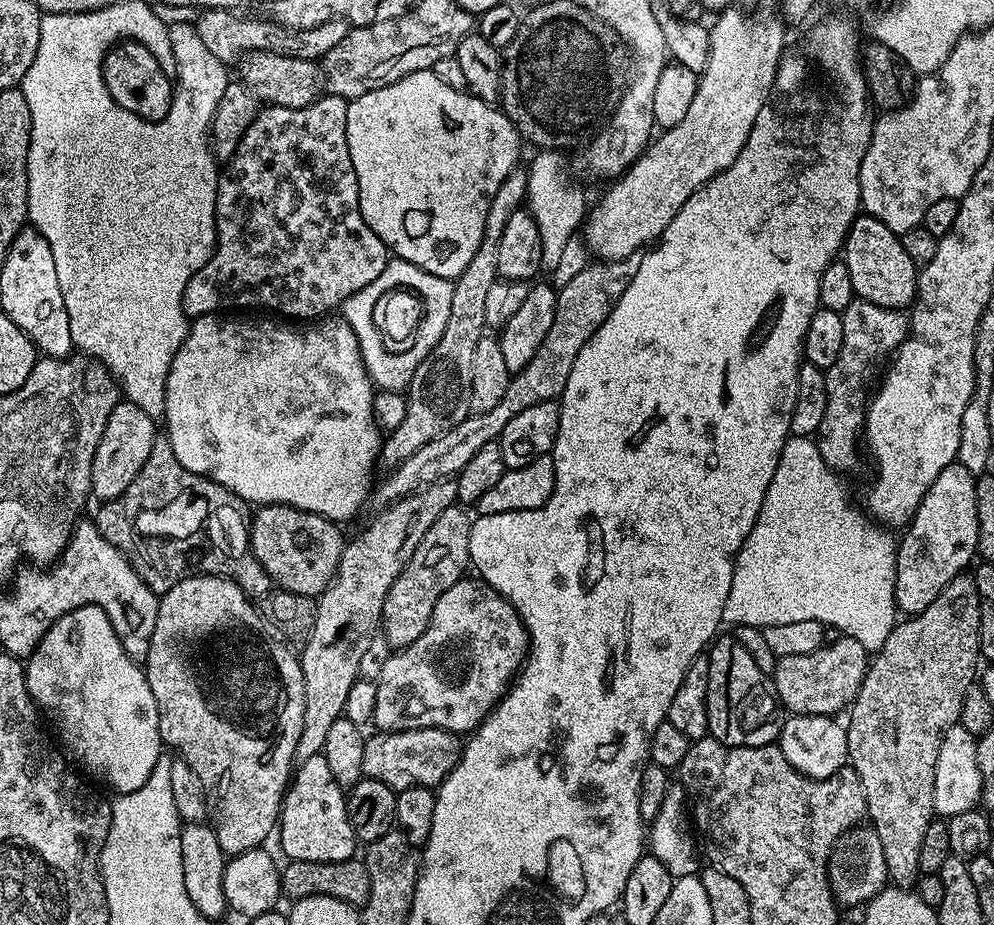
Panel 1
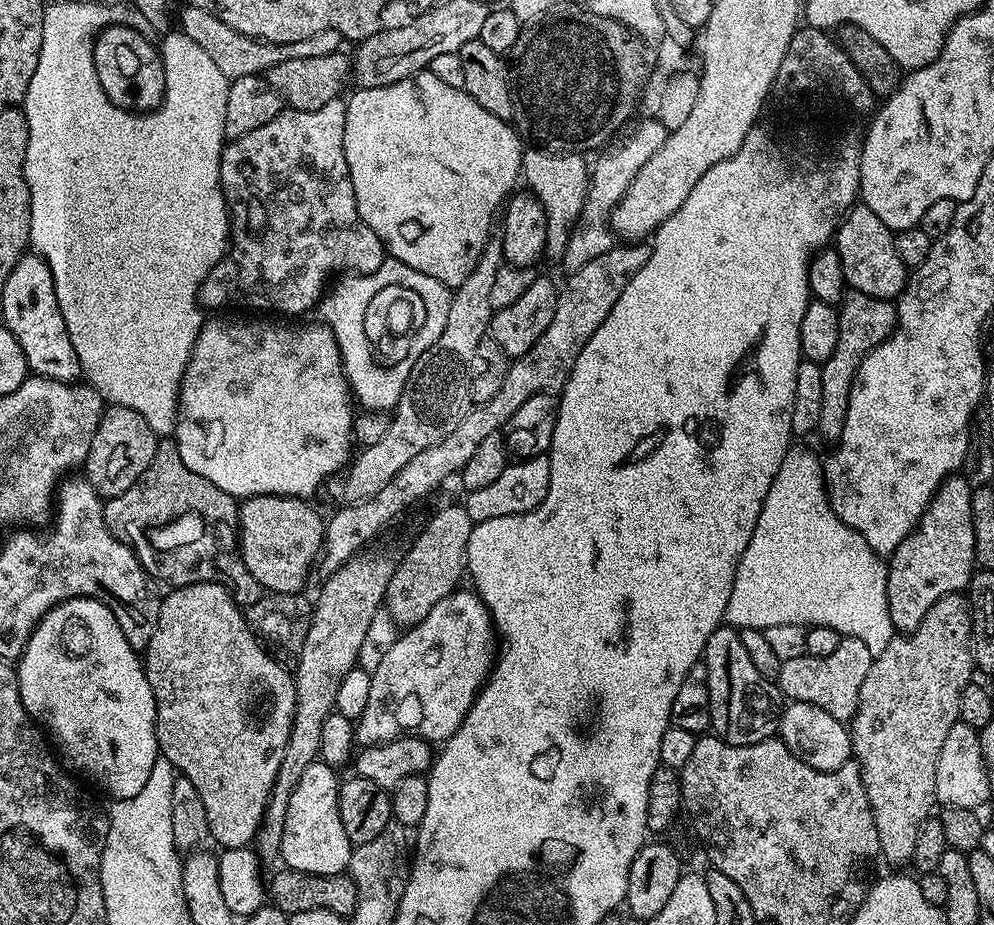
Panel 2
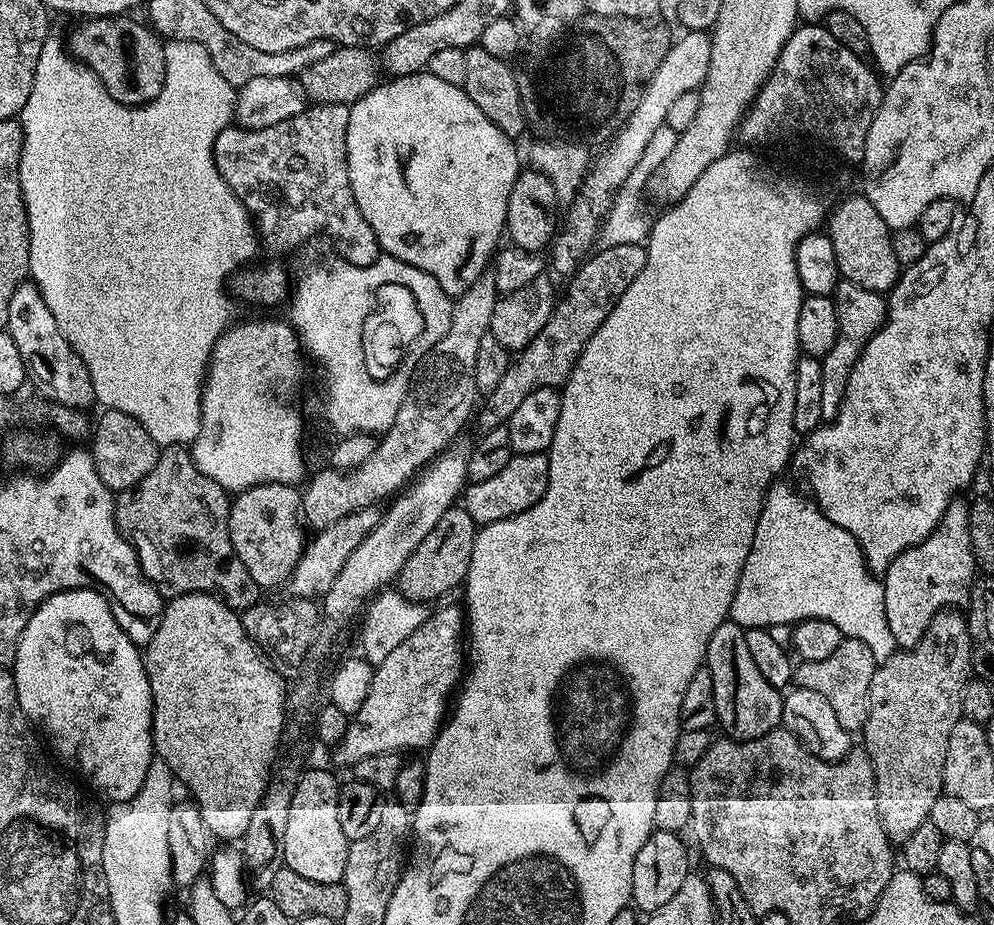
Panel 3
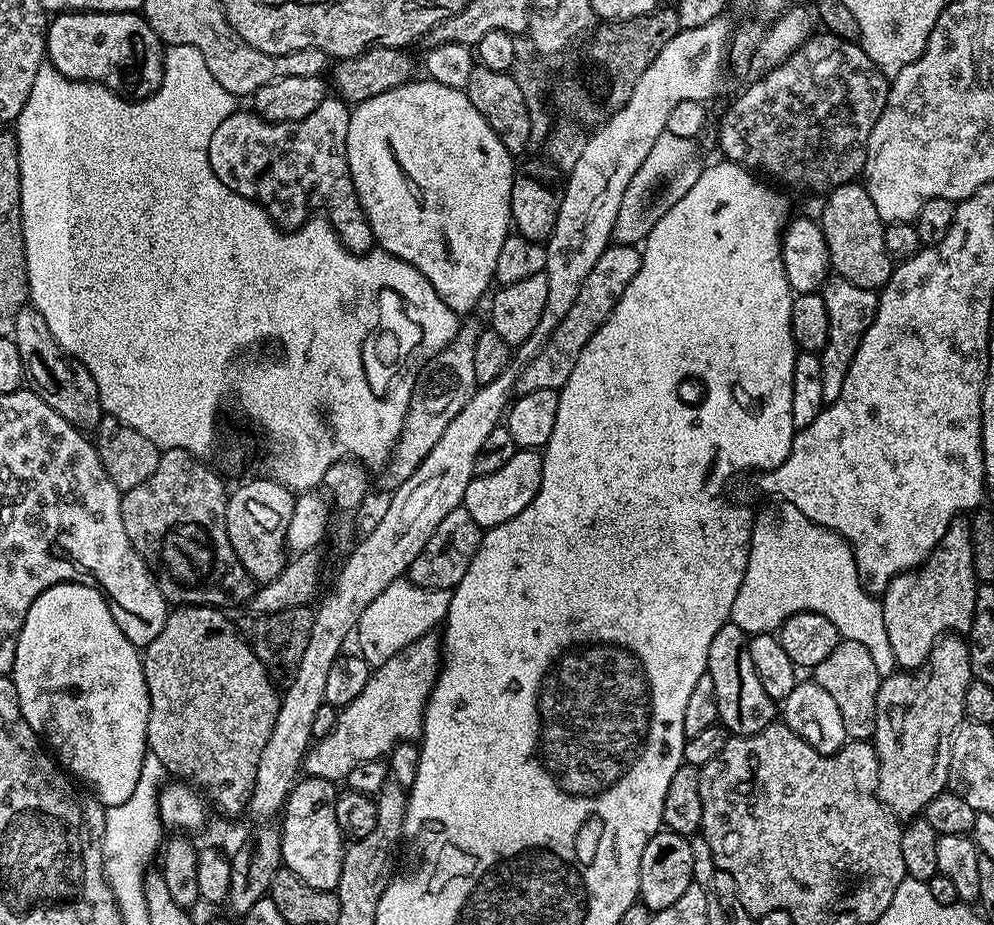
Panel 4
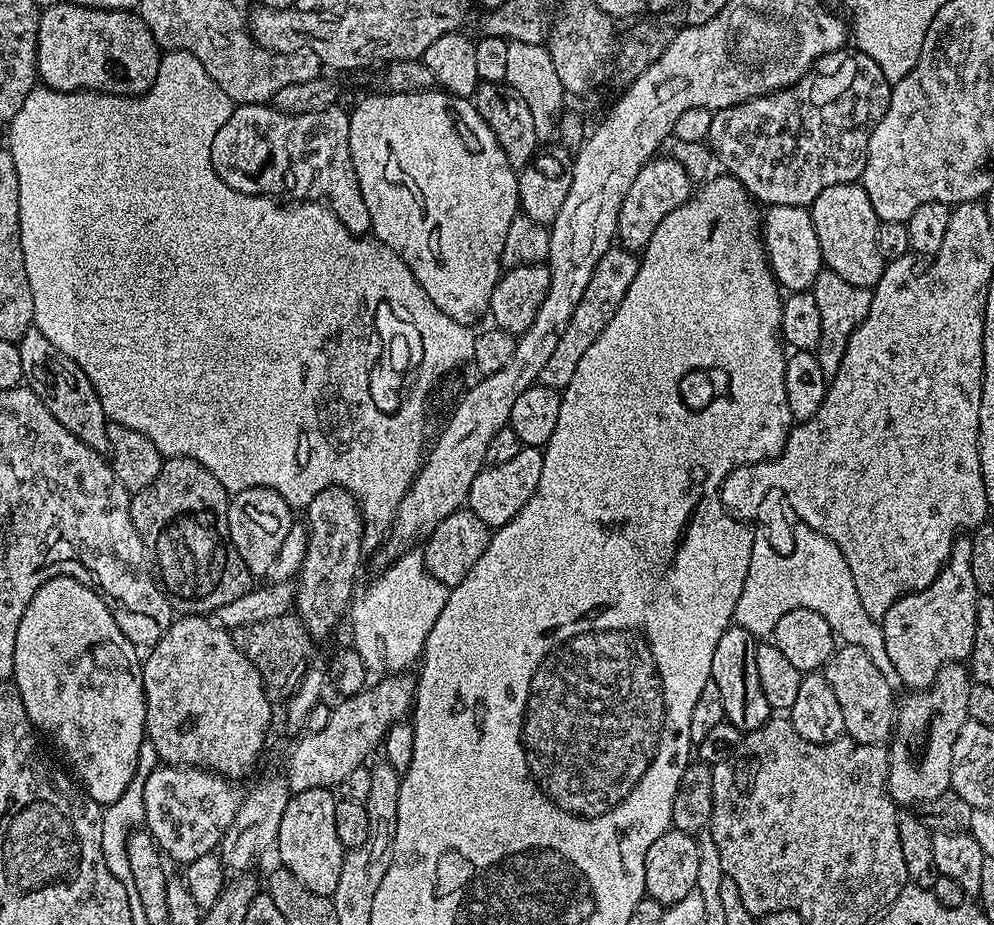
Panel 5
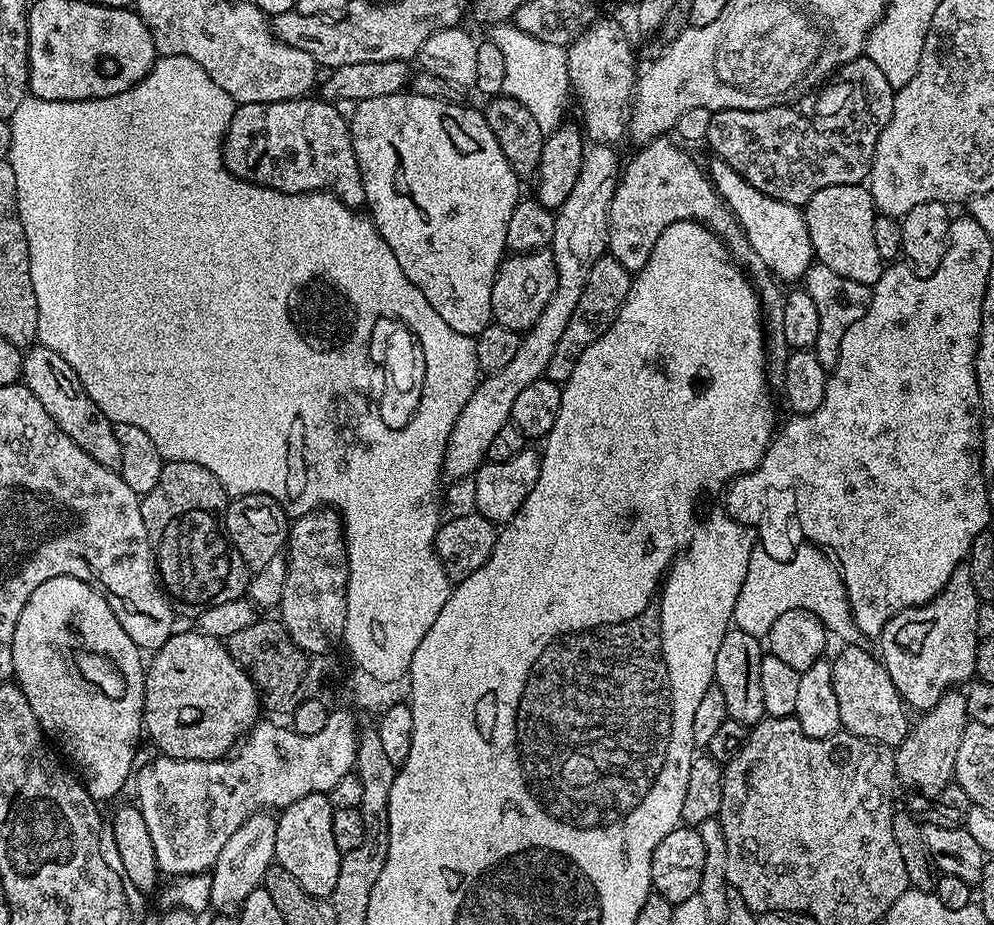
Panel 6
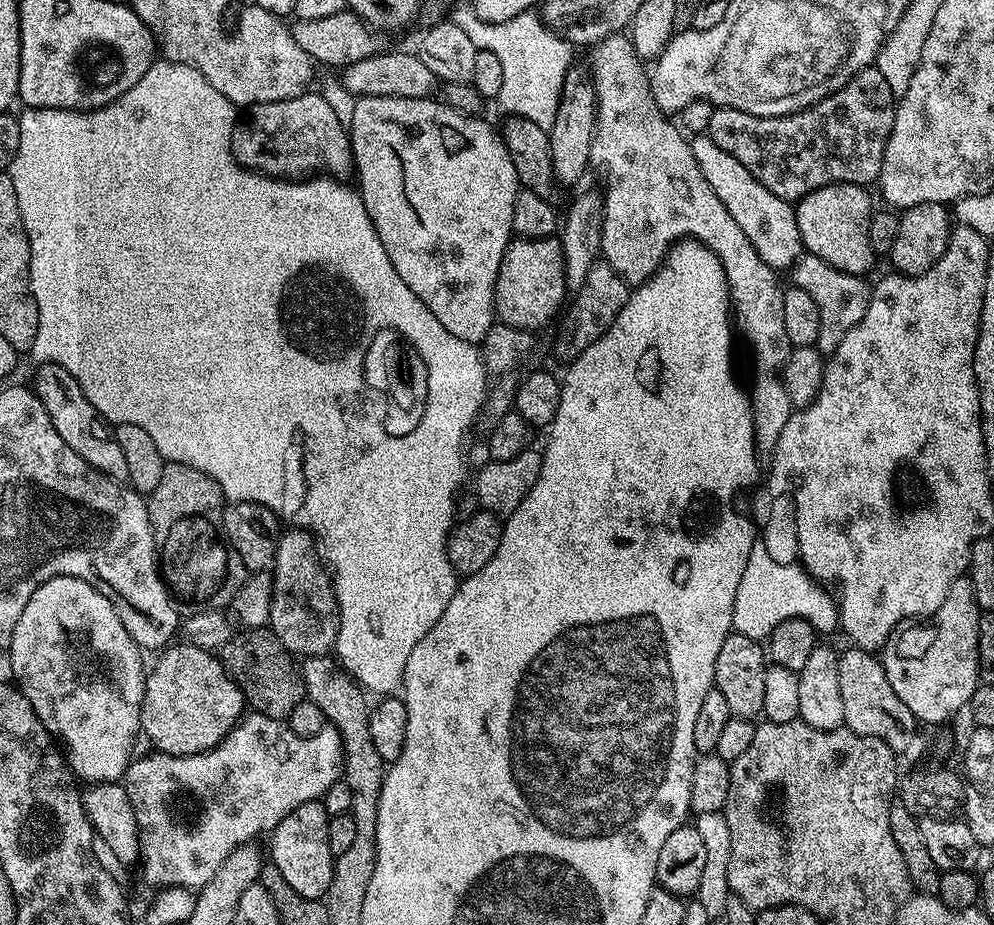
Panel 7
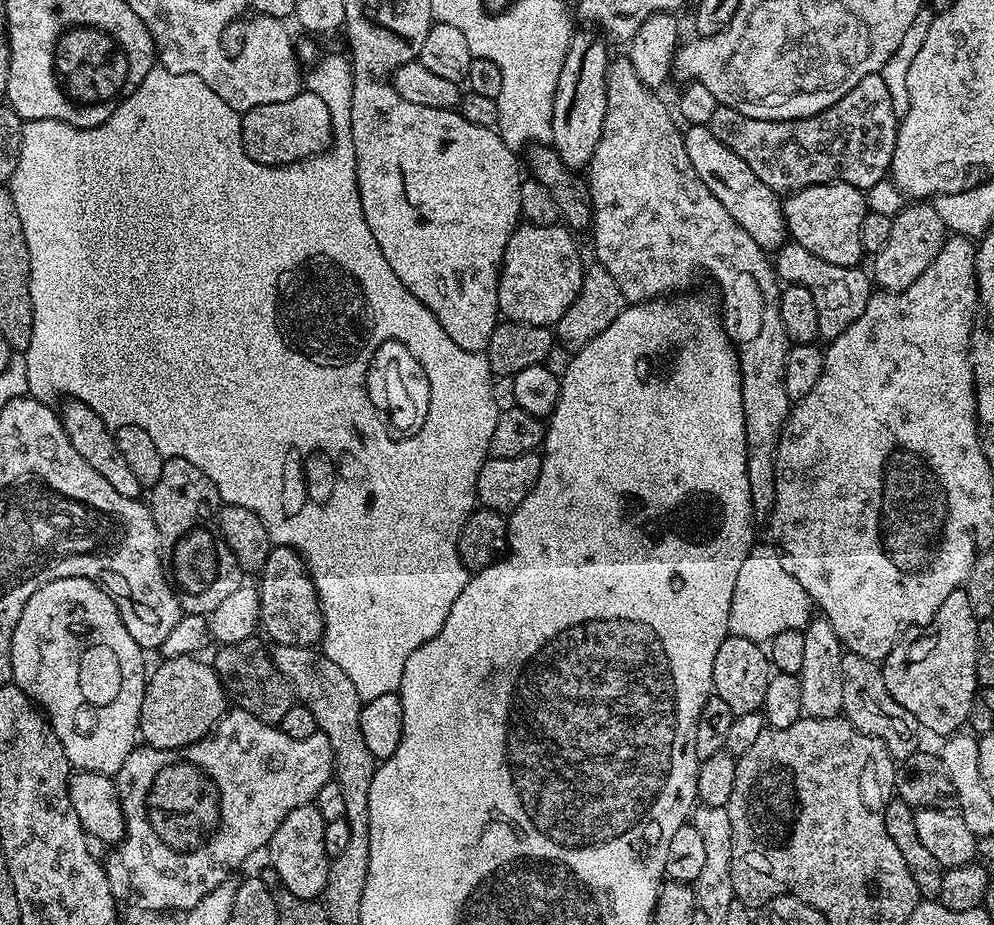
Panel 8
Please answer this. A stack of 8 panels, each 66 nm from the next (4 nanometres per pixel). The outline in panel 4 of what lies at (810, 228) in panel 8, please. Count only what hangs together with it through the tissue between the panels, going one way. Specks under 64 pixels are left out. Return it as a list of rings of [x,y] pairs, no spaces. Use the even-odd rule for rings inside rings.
[[[863,183],[839,184],[824,198],[824,209],[818,215],[818,223],[826,238],[831,271],[846,278],[846,282],[854,282],[854,286],[873,290],[883,288],[884,283],[892,277],[894,261],[886,250],[885,223],[880,219],[878,210],[874,210],[874,202],[870,202],[870,194]]]

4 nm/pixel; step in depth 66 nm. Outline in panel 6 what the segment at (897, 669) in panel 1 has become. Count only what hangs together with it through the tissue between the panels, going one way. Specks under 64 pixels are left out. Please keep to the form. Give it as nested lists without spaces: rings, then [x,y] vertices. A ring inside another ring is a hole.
[[[953,690],[927,709],[920,721],[911,725],[907,738],[895,749],[896,779],[901,785],[913,788],[913,793],[933,796],[938,790],[953,783],[956,775],[958,746],[962,742],[964,728],[969,724],[964,692]]]

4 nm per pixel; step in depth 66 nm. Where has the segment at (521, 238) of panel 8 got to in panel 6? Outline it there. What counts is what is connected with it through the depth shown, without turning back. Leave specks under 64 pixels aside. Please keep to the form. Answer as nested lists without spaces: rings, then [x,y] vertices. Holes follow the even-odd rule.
[[[548,248],[505,255],[500,261],[500,269],[496,271],[494,290],[490,290],[493,321],[521,334],[527,332],[530,326],[534,326],[534,322],[538,322],[538,317],[542,310],[546,310],[550,298],[554,298],[556,286],[558,270]]]

